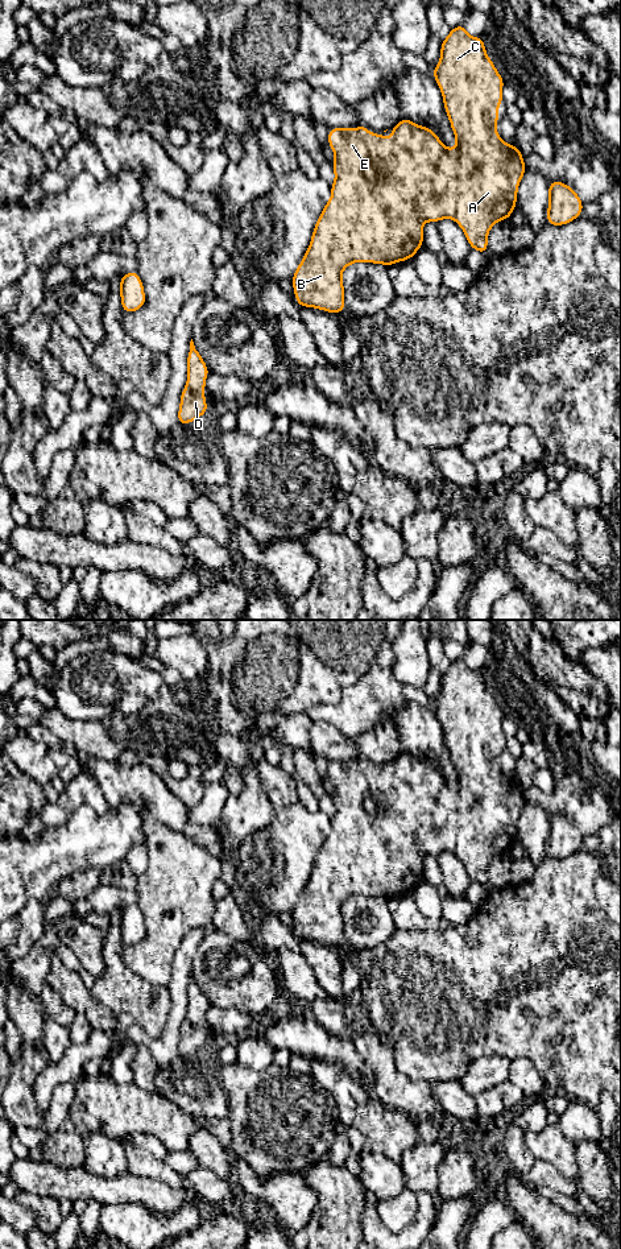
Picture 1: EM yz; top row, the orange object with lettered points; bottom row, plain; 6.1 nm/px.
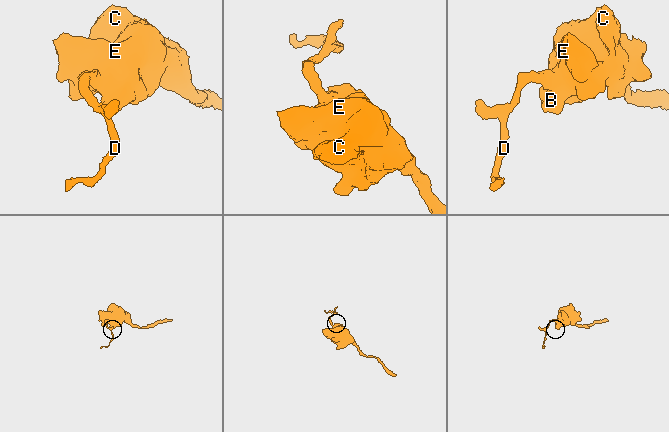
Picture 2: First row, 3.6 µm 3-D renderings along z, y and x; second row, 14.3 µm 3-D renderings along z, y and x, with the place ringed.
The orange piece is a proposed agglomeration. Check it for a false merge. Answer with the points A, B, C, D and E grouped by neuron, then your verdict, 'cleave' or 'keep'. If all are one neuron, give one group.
groups A B C D E; keep

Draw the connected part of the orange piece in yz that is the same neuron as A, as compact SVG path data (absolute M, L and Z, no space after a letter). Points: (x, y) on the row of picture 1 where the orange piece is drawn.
M464 25L452 28L442 41L440 61L432 75L443 95L444 111L456 137L456 148L446 148L431 128L403 117L389 128L392 138L372 133L367 127L330 128L328 146L335 153L331 199L316 220L307 252L299 262L291 284L298 305L327 313L345 310L343 270L353 262L372 262L390 266L413 259L423 245L423 223L454 219L463 229L471 249L487 255L488 233L494 223L509 219L517 204L519 182L526 171L523 156L516 145L504 142L496 131L498 104L504 103L505 84L492 59L487 55L481 37L472 37Z

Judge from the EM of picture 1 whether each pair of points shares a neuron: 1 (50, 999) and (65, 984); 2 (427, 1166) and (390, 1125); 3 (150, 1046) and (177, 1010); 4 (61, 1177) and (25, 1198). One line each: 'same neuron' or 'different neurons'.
1: different neurons
2: different neurons
3: same neuron
4: different neurons

